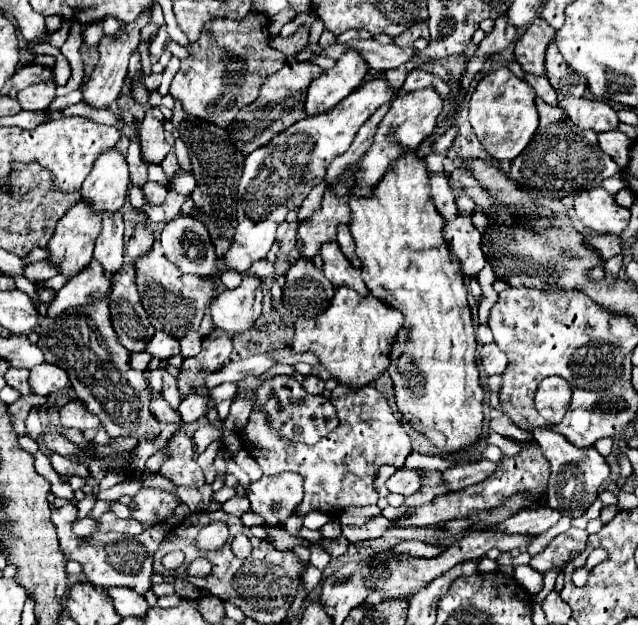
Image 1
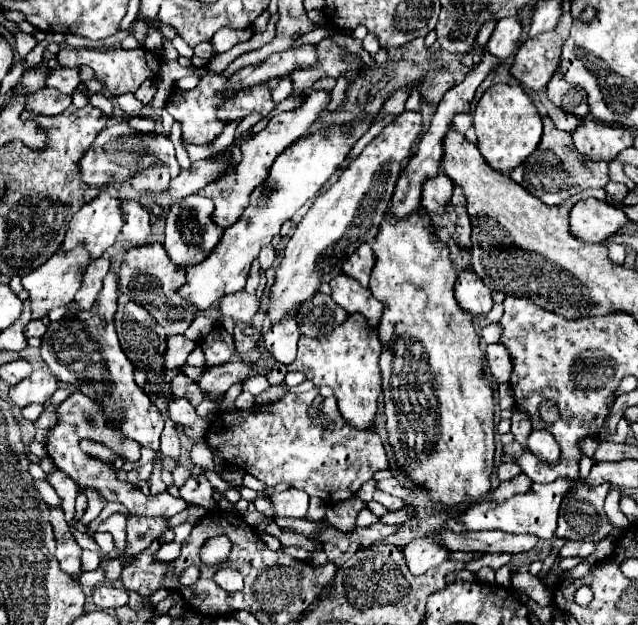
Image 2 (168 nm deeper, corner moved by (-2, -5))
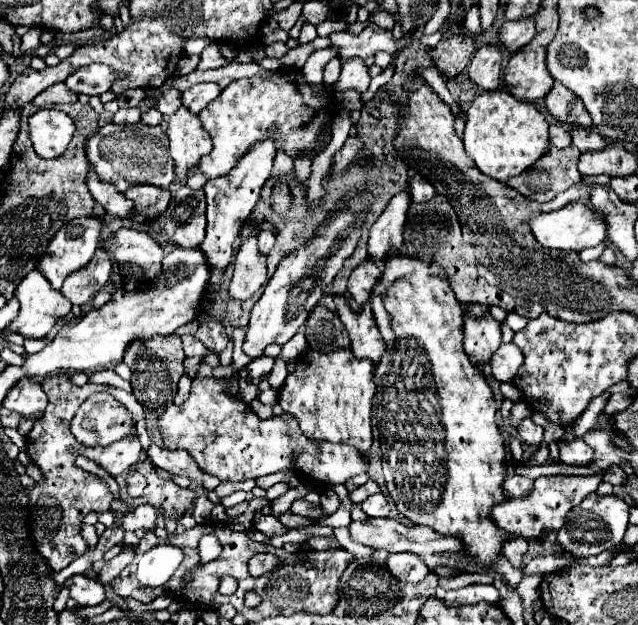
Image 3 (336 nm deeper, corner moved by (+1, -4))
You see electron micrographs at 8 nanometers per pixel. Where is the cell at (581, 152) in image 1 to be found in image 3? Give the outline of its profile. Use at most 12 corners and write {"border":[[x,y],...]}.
{"border":[[551,146],[507,186],[549,202],[581,182],[575,146]]}

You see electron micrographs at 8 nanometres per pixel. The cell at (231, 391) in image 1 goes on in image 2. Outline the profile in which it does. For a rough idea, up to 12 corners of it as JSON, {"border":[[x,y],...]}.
{"border":[[254,375],[242,383],[244,391],[260,395],[268,389],[264,375]]}

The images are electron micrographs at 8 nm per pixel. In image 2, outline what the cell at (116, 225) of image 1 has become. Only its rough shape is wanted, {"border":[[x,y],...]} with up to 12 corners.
{"border":[[110,271],[90,317],[42,337],[50,371],[100,403],[108,427],[160,449],[164,419],[134,381]]}

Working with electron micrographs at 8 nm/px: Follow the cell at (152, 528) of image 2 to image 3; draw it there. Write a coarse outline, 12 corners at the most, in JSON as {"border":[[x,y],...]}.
{"border":[[133,546],[97,572],[97,582],[107,584],[133,560]]}

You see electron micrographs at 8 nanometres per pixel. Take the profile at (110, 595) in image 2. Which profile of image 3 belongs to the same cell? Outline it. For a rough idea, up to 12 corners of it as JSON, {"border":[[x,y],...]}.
{"border":[[83,576],[67,578],[69,596],[97,606],[105,600],[103,584]]}

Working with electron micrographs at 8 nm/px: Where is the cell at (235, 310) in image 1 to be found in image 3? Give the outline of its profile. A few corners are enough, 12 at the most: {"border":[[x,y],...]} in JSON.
{"border":[[257,238],[241,242],[229,294],[251,298],[267,282]]}

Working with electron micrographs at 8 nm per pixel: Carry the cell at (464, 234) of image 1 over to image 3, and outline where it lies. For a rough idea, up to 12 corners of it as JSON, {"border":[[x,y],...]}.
{"border":[[491,316],[467,320],[465,348],[483,368],[501,346],[501,324]]}

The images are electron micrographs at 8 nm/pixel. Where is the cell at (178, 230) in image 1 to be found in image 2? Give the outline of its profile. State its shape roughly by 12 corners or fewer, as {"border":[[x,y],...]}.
{"border":[[200,195],[172,203],[164,249],[184,269],[218,245],[224,229]]}

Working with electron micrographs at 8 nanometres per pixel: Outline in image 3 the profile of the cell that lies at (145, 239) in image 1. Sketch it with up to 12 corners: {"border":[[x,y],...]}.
{"border":[[87,172],[87,188],[107,214],[131,214],[127,200],[111,184]]}

